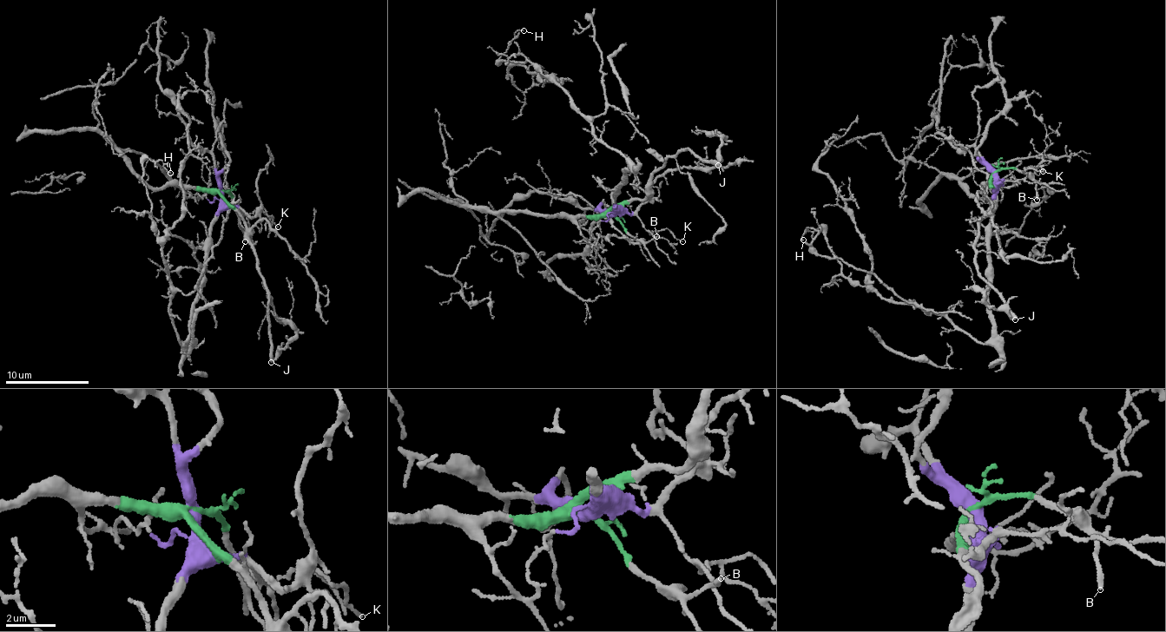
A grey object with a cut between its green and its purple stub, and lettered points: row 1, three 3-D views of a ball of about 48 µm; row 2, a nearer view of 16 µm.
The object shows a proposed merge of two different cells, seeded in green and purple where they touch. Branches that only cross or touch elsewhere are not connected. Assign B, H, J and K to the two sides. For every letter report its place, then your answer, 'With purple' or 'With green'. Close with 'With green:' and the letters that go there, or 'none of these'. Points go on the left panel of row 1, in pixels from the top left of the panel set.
B: Place: (245, 241). With green
H: Place: (170, 173). With purple
J: Place: (271, 362). With green
K: Place: (278, 227). With purple
With green: B, J

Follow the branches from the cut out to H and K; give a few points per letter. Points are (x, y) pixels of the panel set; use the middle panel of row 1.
H: (609, 213), (632, 167), (596, 138), (591, 120), (543, 70), (528, 61), (498, 61), (517, 30), (524, 29)
K: (609, 213), (631, 213), (649, 233), (656, 231), (671, 244), (682, 240)

